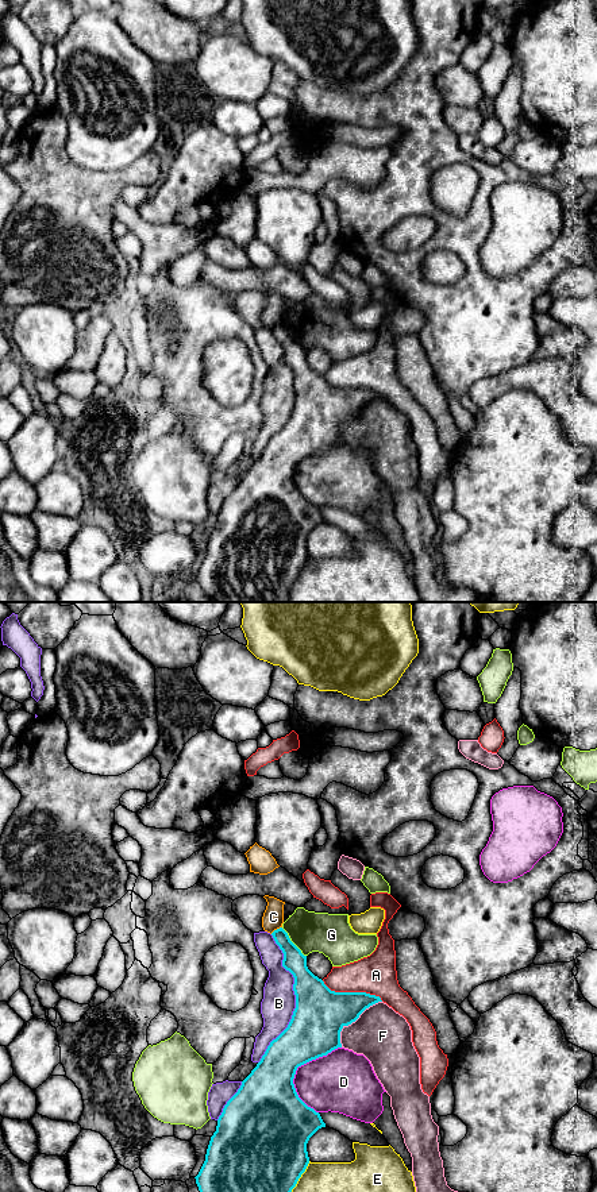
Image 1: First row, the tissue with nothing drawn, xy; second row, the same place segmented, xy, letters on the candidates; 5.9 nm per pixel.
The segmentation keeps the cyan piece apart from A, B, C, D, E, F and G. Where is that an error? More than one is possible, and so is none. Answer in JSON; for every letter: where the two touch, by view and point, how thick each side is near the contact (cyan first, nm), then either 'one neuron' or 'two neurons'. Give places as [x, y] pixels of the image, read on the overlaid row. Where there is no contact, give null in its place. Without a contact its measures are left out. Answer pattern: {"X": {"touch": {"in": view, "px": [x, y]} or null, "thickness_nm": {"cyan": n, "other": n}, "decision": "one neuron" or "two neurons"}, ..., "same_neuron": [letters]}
{"A": {"touch": {"in": "xy", "px": [353, 992]}, "thickness_nm": {"cyan": 300, "other": 240}, "decision": "two neurons"}, "B": {"touch": {"in": "xy", "px": [296, 999]}, "thickness_nm": {"cyan": 300, "other": 200}, "decision": "two neurons"}, "C": {"touch": {"in": "xy", "px": [277, 929]}, "thickness_nm": {"cyan": 140, "other": 130}, "decision": "two neurons"}, "D": {"touch": {"in": "xy", "px": [296, 1069]}, "thickness_nm": {"cyan": 360, "other": 340}, "decision": "two neurons"}, "E": {"touch": {"in": "xy", "px": [300, 1176]}, "thickness_nm": {"cyan": 480, "other": 180}, "decision": "two neurons"}, "F": {"touch": {"in": "xy", "px": [353, 1021]}, "thickness_nm": {"cyan": 300, "other": 320}, "decision": "two neurons"}, "G": {"touch": {"in": "xy", "px": [292, 942]}, "thickness_nm": {"cyan": 140, "other": 260}, "decision": "two neurons"}, "same_neuron": []}

